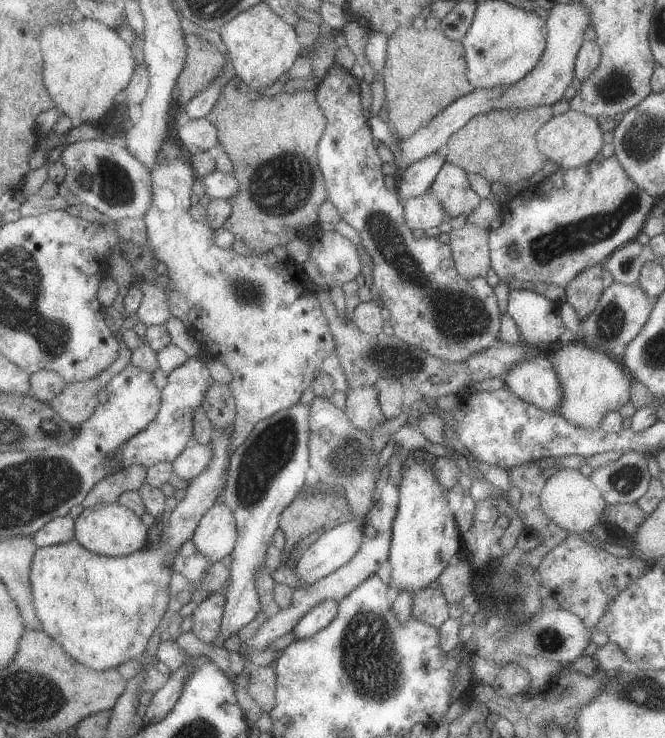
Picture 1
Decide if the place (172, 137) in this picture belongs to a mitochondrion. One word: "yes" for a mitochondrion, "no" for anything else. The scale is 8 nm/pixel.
no

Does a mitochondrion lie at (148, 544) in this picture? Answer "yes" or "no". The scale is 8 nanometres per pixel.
no

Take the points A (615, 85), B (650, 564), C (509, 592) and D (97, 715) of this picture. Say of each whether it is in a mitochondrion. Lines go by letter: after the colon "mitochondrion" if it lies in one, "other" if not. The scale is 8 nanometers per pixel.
A: mitochondrion
B: other
C: mitochondrion
D: other

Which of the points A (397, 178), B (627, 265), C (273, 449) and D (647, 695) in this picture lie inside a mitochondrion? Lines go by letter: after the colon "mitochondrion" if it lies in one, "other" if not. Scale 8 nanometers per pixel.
A: other
B: mitochondrion
C: mitochondrion
D: mitochondrion

